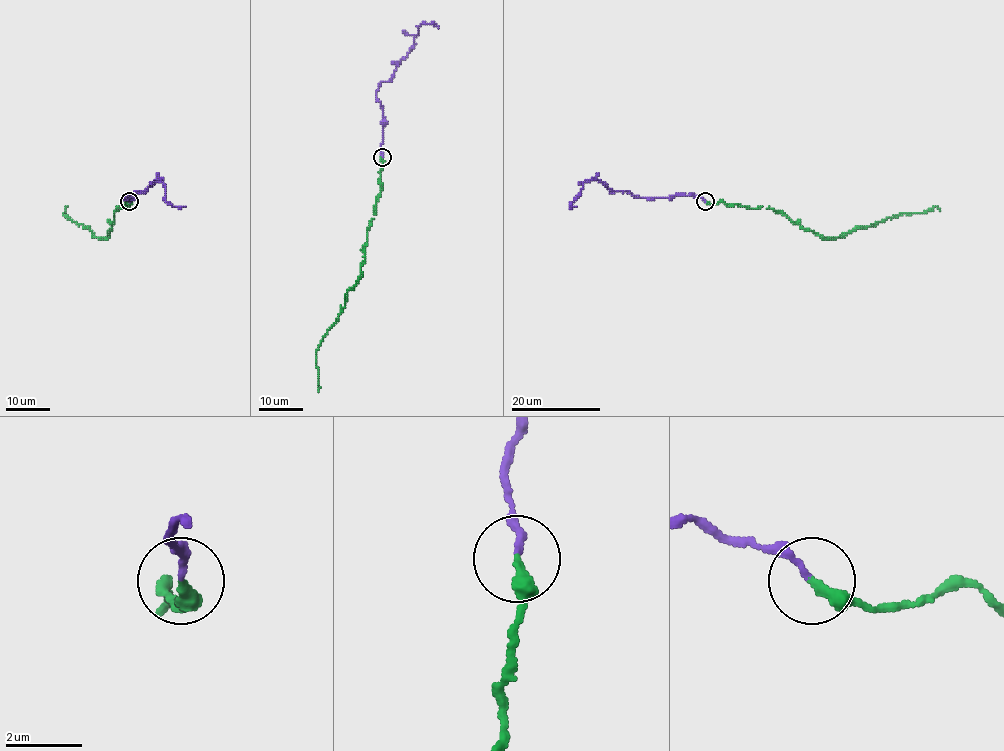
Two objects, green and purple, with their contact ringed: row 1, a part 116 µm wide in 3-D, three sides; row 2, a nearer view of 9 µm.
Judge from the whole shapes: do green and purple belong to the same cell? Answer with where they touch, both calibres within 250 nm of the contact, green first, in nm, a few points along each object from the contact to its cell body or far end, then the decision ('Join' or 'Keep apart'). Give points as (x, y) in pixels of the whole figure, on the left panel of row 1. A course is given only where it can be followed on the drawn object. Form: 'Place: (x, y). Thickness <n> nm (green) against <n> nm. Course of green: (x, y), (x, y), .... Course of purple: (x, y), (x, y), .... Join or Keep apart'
Place: (129, 201). Thickness 320 nm (green) against 150 nm. Course of green: (129, 201), (115, 212), (106, 239), (94, 236), (91, 230), (64, 215), (65, 210). Course of purple: (129, 201), (129, 193), (129, 198), (122, 198), (161, 180), (164, 199), (186, 206). Join

